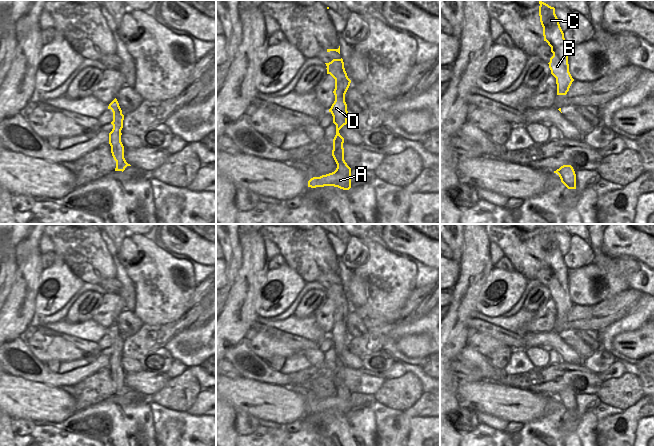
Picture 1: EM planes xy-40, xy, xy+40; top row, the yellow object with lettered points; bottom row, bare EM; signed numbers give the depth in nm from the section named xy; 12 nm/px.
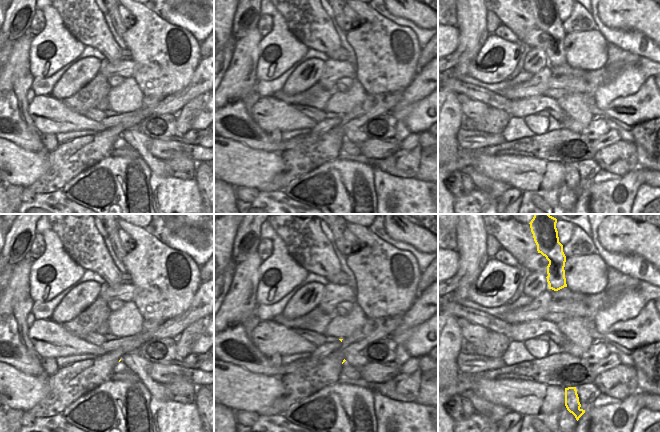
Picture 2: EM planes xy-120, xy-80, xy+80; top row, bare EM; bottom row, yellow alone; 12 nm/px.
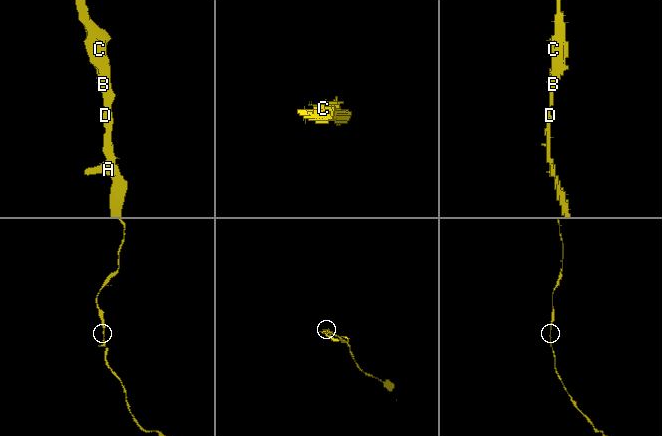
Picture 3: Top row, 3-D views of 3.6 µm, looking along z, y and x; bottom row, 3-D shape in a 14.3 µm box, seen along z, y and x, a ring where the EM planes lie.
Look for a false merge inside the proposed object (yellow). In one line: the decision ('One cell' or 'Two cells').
One cell

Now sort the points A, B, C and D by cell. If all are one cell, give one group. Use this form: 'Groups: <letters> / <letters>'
Groups: A B C D

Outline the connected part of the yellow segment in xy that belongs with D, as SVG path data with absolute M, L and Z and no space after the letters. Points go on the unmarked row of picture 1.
M333 283L327 290L327 298L330 298L335 303L335 325L332 328L329 336L333 340L333 347L336 349L336 359L333 363L332 380L337 388L334 396L313 401L308 405L308 411L324 411L334 410L343 414L351 412L351 392L344 384L344 362L340 359L339 354L347 348L348 335L345 326L345 318L350 310L351 304L348 302L344 292L343 283Z

